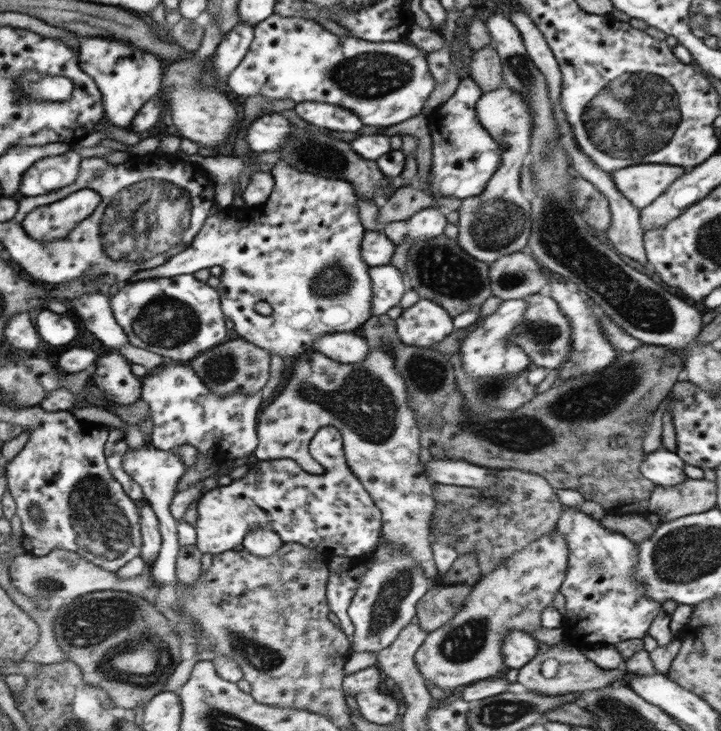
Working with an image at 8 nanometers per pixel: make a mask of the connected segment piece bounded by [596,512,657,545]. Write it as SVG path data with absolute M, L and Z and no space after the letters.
M637 512L629 514L628 518L624 518L623 514L612 515L607 513L604 518L596 521L600 521L606 528L608 528L608 530L626 536L626 538L632 541L635 545L650 538L650 536L654 535L654 532L657 529L656 526L649 523L645 514Z

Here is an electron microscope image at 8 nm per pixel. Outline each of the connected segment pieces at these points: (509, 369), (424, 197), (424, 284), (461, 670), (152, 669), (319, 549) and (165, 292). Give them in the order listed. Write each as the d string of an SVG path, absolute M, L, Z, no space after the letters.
M524 299L503 300L496 312L485 316L462 340L459 348L459 362L465 374L471 376L493 376L511 378L521 374L532 365L530 358L521 346L509 340L509 334L517 324L523 323L527 302Z
M408 184L394 191L393 195L387 200L386 204L378 210L378 222L382 226L393 221L409 219L414 213L430 206L439 207L436 200L428 195L424 190L414 189Z
M442 233L431 239L416 241L406 256L407 283L421 299L438 303L451 317L466 312L474 305L482 305L493 294L489 279L489 264L476 260L460 248L458 240Z
M554 530L530 543L520 552L515 552L492 572L482 574L481 579L472 586L463 607L444 626L429 632L416 651L415 663L425 682L430 682L440 689L455 689L458 686L468 686L488 680L508 670L501 655L503 636L514 629L530 633L542 627L540 613L546 605L553 604L554 595L559 591L565 577L568 557L566 539Z
M96 591L68 600L58 608L54 619L54 636L67 658L80 666L84 680L93 687L110 693L121 711L144 706L154 695L166 688L166 682L182 661L180 633L171 618L148 599L122 591Z
M322 427L312 438L309 451L313 458L324 466L325 474L312 475L291 459L258 461L250 466L242 480L234 480L230 485L220 485L203 493L196 506L196 549L200 549L209 557L224 553L242 544L250 530L268 525L278 534L283 544L297 543L326 557L355 558L368 554L381 536L381 512L368 491L348 469L340 432L333 427Z
M181 274L167 279L154 279L152 282L141 282L132 286L130 290L124 287L114 295L108 295L113 308L113 315L117 323L121 325L128 335L132 346L155 352L168 360L190 360L192 356L200 355L209 348L217 346L226 338L226 322L224 322L223 310L220 310L220 298L218 292L208 283L196 280L193 274Z

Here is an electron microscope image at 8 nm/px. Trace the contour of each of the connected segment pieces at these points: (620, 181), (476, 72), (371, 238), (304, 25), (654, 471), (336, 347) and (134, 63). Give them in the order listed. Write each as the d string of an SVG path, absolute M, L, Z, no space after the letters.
M642 163L612 173L616 188L630 203L642 210L654 203L688 169L671 164Z
M494 38L489 46L474 52L469 66L469 76L482 89L490 92L503 86L502 64L495 49Z
M365 230L361 244L361 255L369 267L384 266L390 264L396 247L395 242L381 230Z
M274 14L252 30L251 45L226 80L226 88L240 96L289 98L296 103L332 103L352 110L366 126L400 124L422 112L433 81L426 55L404 39L370 42L340 37L320 23Z
M660 448L646 454L640 472L654 486L679 486L687 479L683 472L684 466L684 461L675 452Z
M358 332L325 334L313 344L313 350L342 364L360 364L369 354L365 338Z
M104 36L85 37L79 44L79 56L82 69L93 76L103 94L106 118L115 126L130 126L141 108L162 90L165 64L128 41Z

